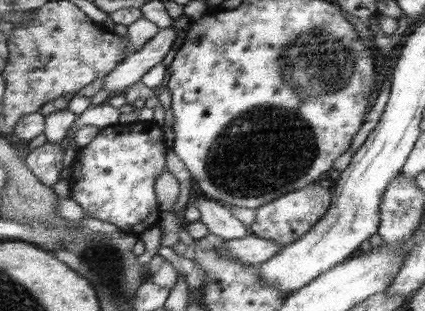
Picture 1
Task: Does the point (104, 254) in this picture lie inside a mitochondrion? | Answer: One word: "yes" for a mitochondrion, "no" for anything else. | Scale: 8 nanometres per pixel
yes

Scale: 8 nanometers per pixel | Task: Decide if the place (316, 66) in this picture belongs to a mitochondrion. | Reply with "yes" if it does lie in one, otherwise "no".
yes

